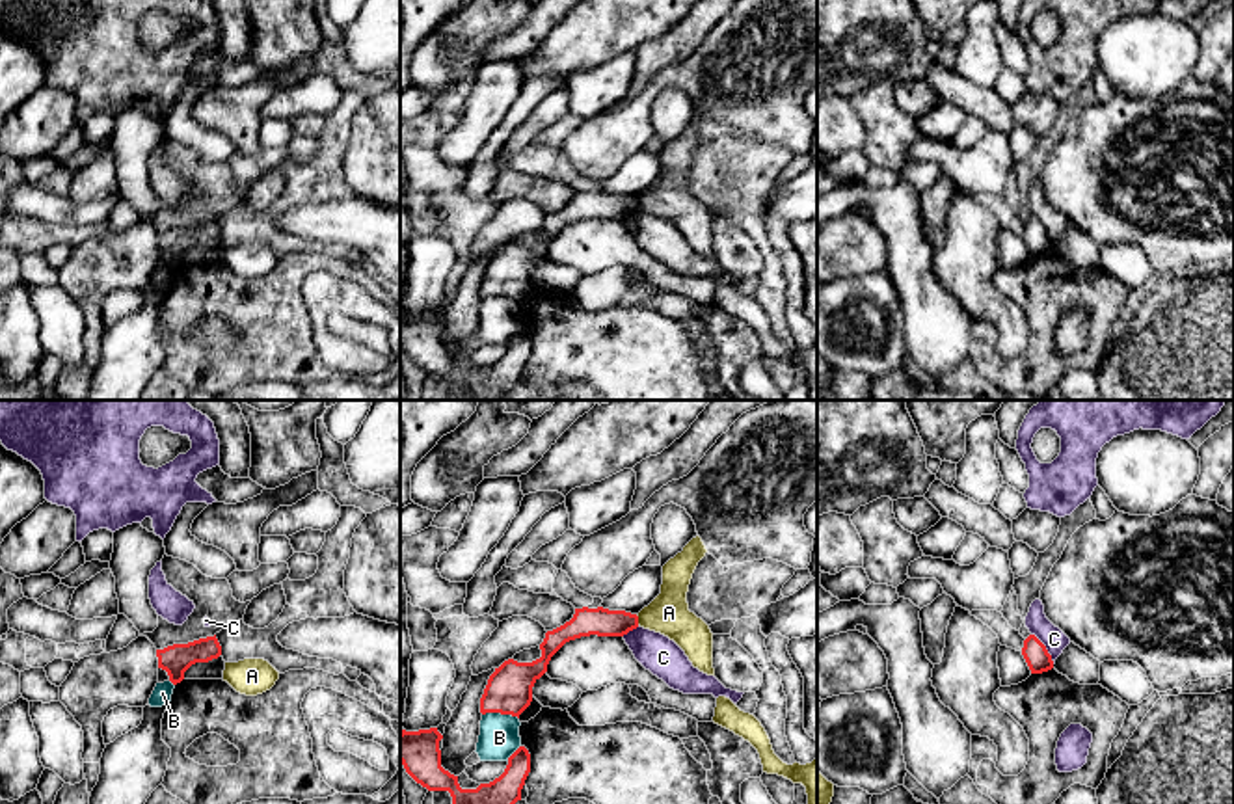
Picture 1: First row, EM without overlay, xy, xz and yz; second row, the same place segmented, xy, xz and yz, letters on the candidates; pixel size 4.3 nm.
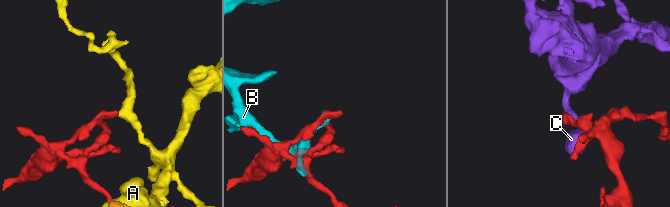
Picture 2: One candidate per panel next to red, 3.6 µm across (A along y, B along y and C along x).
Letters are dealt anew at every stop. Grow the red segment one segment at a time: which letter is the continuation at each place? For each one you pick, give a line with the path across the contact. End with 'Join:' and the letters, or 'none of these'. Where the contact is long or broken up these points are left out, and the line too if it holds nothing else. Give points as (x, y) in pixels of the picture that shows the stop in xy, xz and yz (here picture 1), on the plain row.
Join: none of these

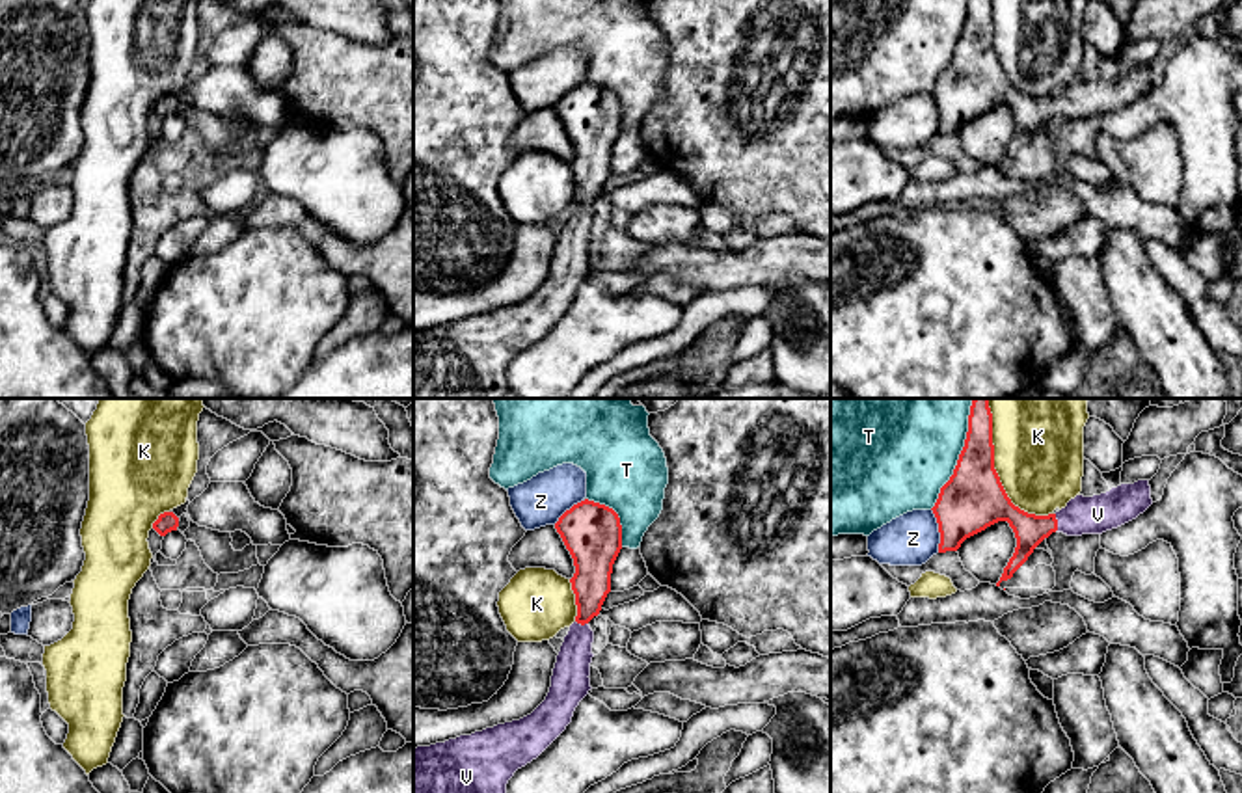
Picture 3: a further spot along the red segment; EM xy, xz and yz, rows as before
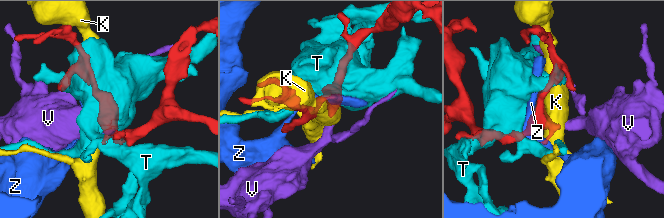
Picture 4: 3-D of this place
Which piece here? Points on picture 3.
V: runs through yz (1030, 112), (1056, 105), (1097, 97)
Join: V

